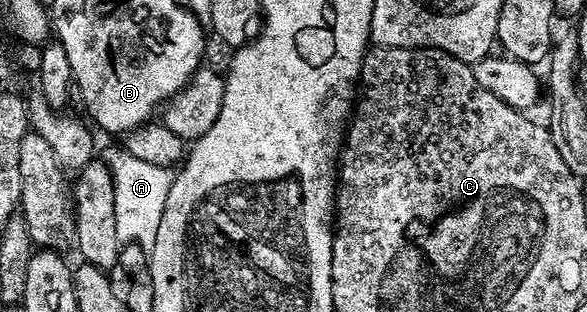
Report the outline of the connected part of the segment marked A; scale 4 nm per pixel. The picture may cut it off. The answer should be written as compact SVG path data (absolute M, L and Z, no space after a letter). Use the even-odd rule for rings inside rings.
M117 148L112 155L107 155L106 161L114 180L116 233L121 239L131 240L145 248L152 247L158 236L158 224L162 224L166 196L170 196L173 171L169 167L160 165L159 162L138 160L138 156L130 156L120 148Z

